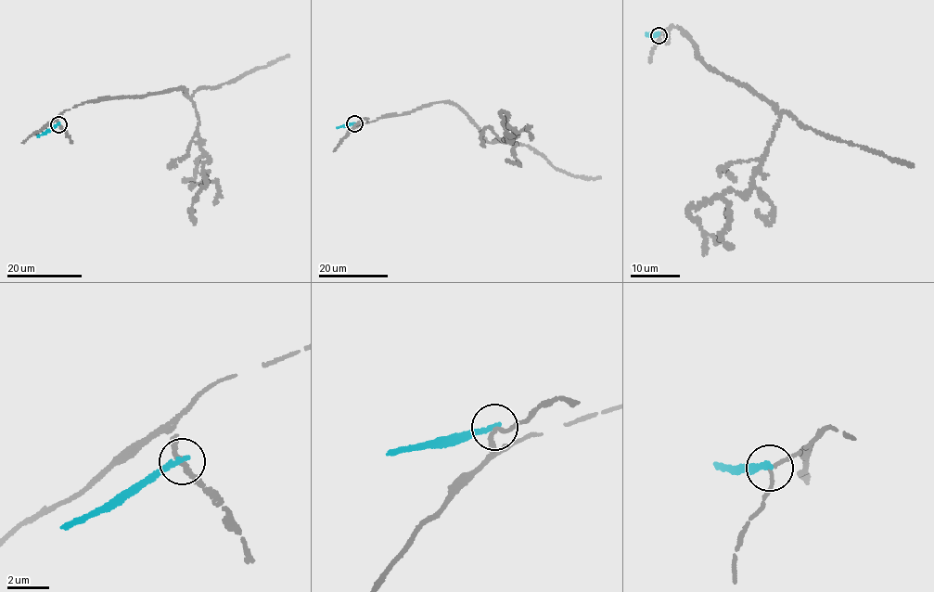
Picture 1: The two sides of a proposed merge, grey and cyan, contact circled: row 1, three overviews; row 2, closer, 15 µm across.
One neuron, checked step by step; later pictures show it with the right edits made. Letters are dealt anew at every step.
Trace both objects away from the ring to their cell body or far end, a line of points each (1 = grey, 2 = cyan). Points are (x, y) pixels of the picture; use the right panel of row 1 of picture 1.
1: (658, 34), (682, 29), (710, 70), (778, 118), (750, 188), (689, 209), (702, 254)
2: (658, 34), (646, 34)

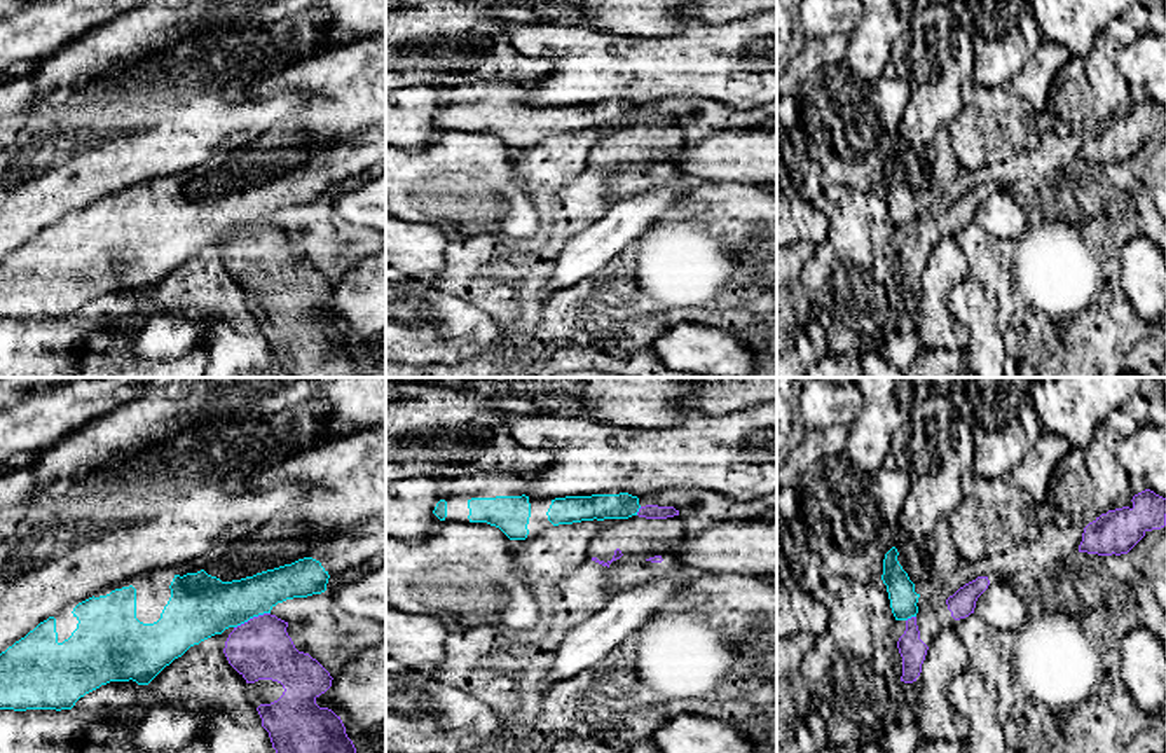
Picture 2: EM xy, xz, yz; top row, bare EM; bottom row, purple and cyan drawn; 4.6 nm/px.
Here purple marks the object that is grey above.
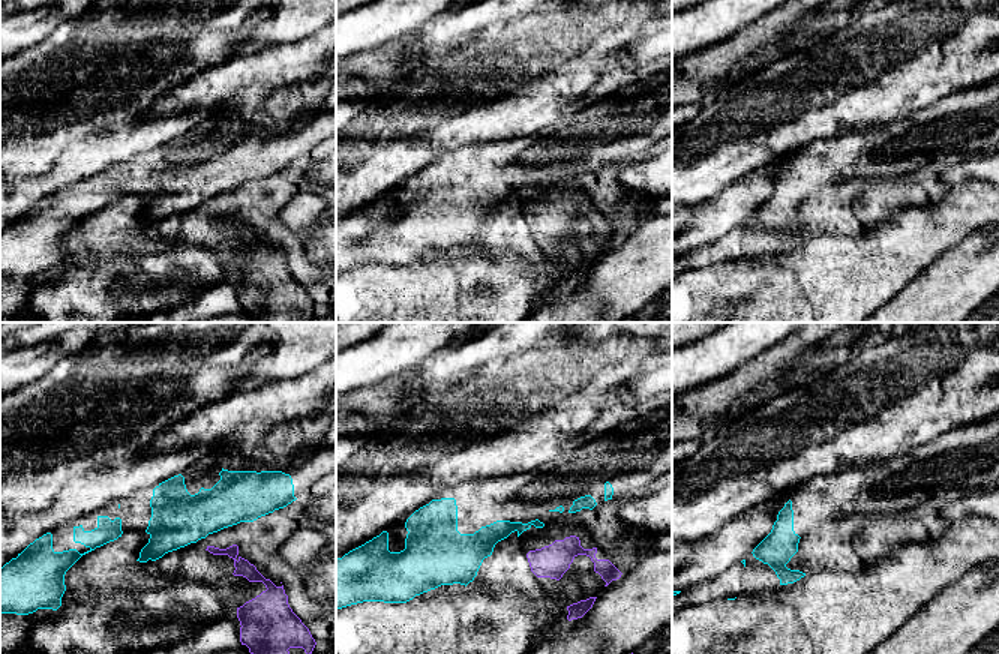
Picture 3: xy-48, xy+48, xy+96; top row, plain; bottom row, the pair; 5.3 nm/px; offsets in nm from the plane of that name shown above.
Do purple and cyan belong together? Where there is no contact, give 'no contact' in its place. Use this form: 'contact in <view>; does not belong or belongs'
contact in xy; does not belong

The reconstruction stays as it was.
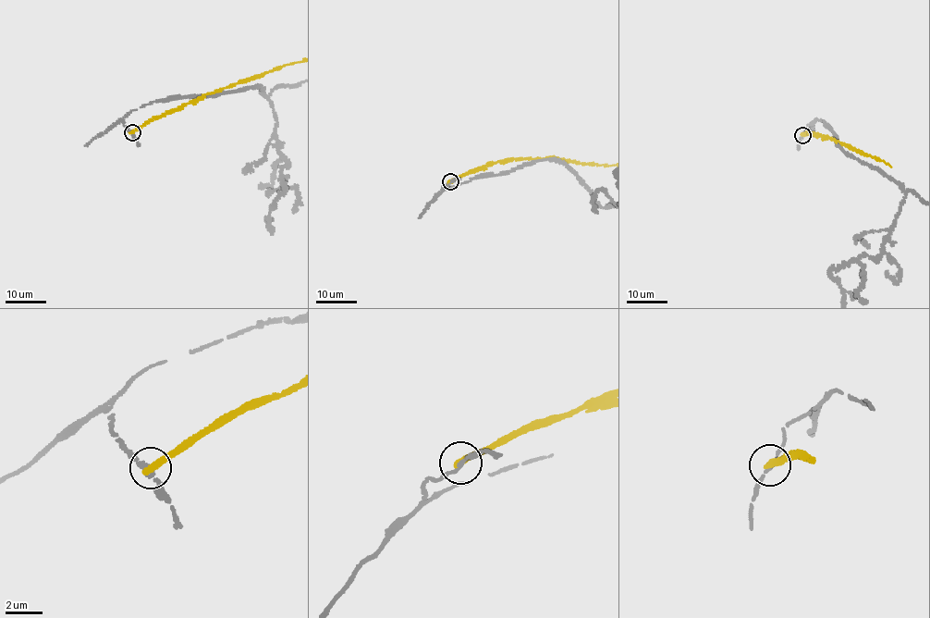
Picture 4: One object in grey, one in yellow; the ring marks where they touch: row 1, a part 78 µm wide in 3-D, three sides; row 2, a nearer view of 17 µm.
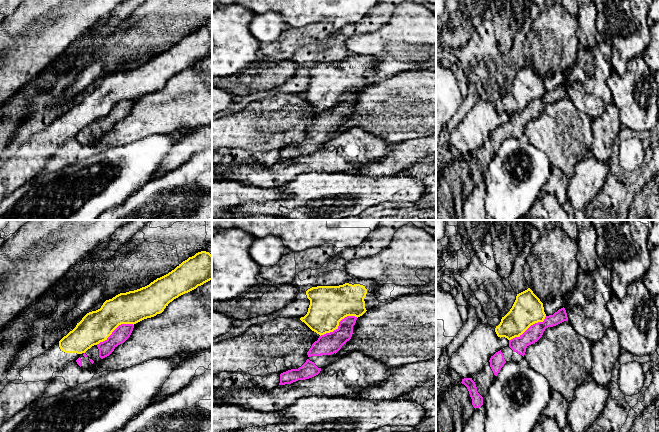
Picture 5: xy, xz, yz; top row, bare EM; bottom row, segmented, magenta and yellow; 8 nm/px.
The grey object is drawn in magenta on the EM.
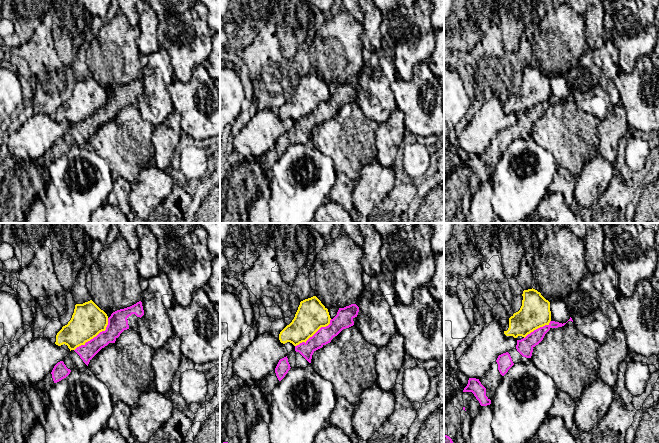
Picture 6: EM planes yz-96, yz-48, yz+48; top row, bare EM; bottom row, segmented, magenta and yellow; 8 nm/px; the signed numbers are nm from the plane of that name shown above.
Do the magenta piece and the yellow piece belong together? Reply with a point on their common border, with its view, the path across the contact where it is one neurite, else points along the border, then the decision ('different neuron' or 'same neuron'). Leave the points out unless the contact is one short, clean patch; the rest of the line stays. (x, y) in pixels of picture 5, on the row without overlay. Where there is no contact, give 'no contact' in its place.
contact xz (339, 100); border xz (357, 93), (345, 92), (335, 105), (320, 112); different neuron

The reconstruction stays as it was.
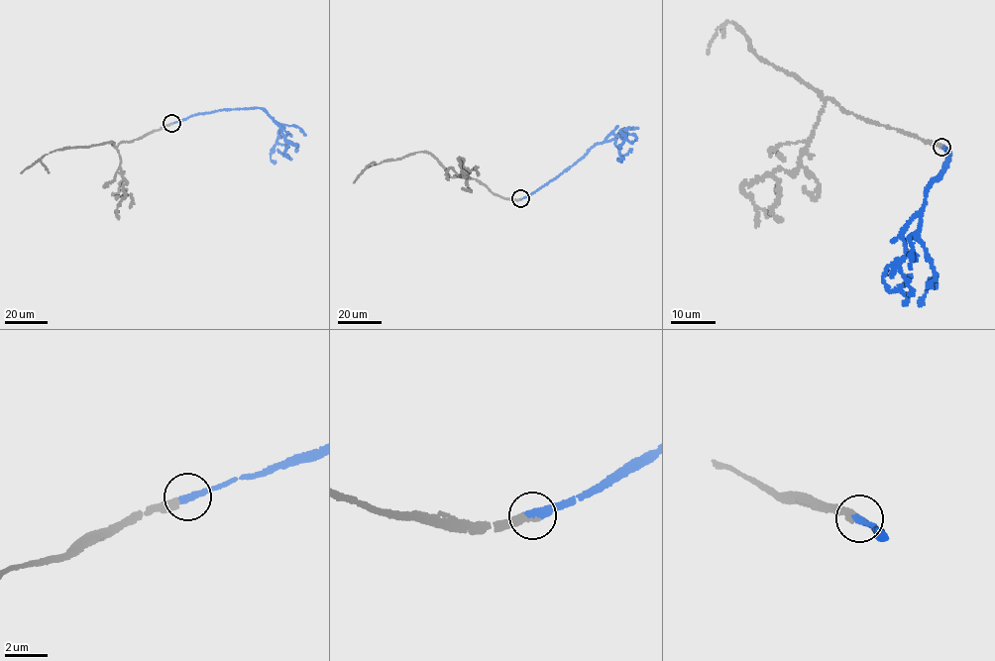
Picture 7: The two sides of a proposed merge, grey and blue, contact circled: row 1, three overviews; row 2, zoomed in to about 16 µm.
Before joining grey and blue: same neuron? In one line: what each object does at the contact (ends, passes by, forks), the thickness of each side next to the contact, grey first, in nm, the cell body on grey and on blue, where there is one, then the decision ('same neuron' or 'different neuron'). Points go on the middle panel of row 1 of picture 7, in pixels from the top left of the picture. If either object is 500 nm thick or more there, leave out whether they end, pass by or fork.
grey ends; blue ends; calibres 320 and 420 nm; soma grey none; soma blue none; same neuron

